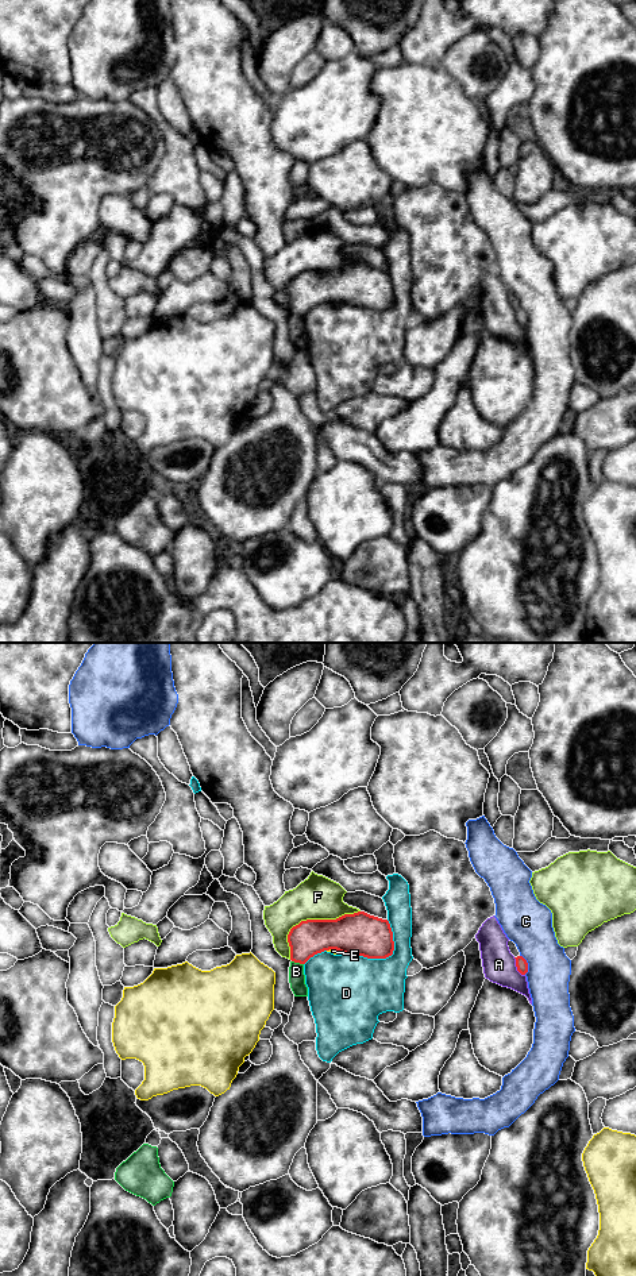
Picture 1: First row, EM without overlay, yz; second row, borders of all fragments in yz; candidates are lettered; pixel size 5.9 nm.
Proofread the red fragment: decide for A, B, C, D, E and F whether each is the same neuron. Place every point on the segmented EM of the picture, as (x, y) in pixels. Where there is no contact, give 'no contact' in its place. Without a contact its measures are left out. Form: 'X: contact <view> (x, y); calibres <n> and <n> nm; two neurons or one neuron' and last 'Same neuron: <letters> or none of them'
A: contact yz (516, 966); calibres 70 and 190 nm; two neurons
B: contact yz (297, 962); calibres 220 and 100 nm; two neurons
C: contact yz (527, 964); calibres 70 and 280 nm; two neurons
D: contact yz (382, 958); calibres 260 and 400 nm; two neurons
E: contact yz (335, 948); calibres 260 and 30 nm; two neurons
F: contact yz (309, 920); calibres 220 and 260 nm; two neurons
Same neuron: none of them

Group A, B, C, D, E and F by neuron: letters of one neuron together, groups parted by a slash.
A / B / C / D / E / F

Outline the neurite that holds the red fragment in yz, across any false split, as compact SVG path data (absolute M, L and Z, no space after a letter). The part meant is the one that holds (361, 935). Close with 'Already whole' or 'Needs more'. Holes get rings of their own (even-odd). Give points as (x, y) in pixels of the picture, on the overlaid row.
M365 911L344 914L336 920L307 920L288 934L290 960L305 964L324 951L386 959L393 955L393 932L388 920Z. Already whole

